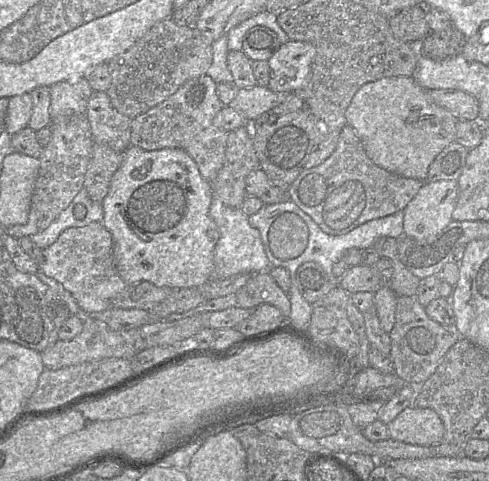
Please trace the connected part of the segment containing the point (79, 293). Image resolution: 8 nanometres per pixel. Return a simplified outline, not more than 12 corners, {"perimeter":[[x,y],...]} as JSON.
{"perimeter":[[102,223],[65,229],[40,272],[82,315],[109,309],[128,286]]}

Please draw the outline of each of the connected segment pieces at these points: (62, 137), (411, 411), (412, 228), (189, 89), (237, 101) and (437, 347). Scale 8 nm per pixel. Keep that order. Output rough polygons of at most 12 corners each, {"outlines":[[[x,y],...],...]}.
{"outlines":[[[87,115],[57,117],[42,148],[28,220],[45,230],[83,189],[93,152]],[[405,408],[387,428],[390,438],[437,445],[444,424],[433,409]],[[455,180],[426,182],[404,211],[404,235],[425,240],[453,220]],[[207,75],[135,117],[131,146],[185,151],[211,185],[224,107]],[[258,85],[238,90],[228,105],[254,121],[291,92]],[[399,296],[389,337],[394,373],[420,386],[462,338]]]}

